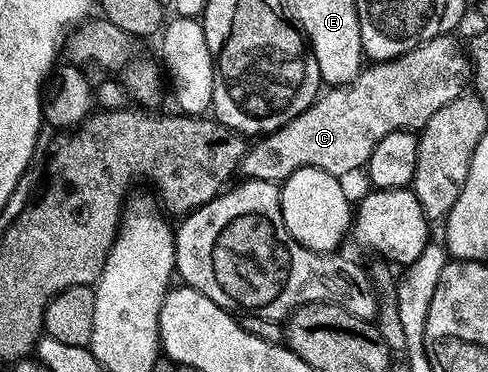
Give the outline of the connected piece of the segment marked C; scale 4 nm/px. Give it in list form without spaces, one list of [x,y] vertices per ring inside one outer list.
[[[450,35],[437,37],[402,57],[363,68],[351,85],[327,88],[295,121],[277,129],[275,133],[260,137],[243,158],[241,172],[246,172],[247,178],[259,183],[283,183],[300,168],[322,169],[339,179],[345,178],[345,173],[350,173],[353,169],[361,170],[370,160],[374,145],[384,139],[384,135],[394,133],[397,129],[421,130],[440,107],[467,92],[472,66],[463,46],[461,49],[452,38]]]

